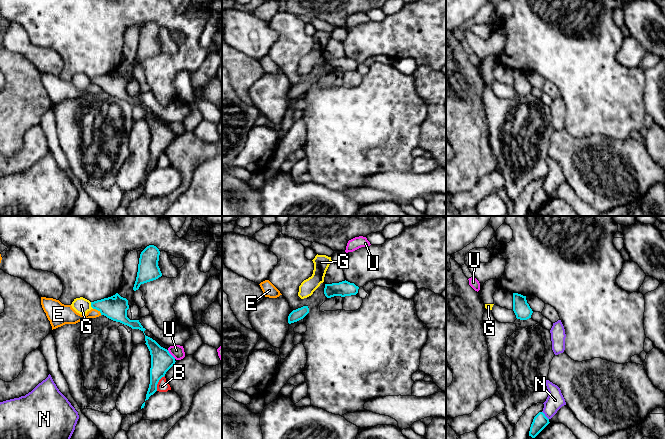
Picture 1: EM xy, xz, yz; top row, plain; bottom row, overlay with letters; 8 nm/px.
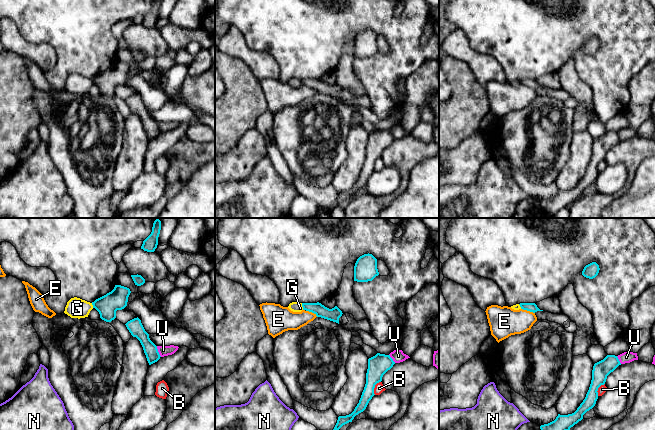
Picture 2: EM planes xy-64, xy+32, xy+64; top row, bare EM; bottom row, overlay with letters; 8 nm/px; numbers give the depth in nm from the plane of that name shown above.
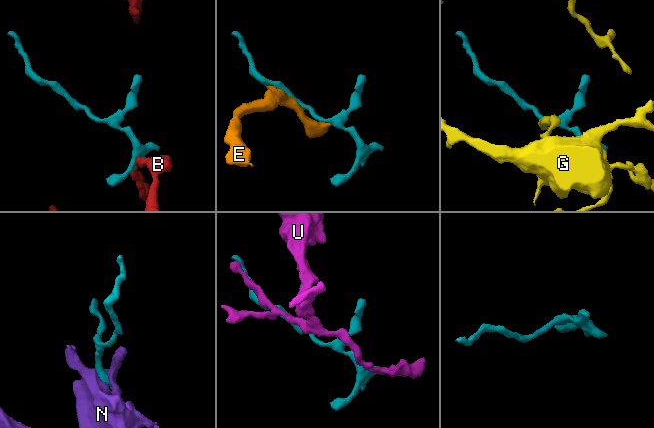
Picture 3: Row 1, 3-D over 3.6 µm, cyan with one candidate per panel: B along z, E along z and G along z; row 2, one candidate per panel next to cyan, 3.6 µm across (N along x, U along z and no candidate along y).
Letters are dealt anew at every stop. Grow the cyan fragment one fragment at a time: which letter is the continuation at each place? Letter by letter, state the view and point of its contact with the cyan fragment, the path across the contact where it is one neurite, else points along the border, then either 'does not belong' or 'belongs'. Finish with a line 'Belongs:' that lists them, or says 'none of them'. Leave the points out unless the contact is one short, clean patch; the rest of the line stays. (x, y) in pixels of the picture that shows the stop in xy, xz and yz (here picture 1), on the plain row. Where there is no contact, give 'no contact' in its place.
B: meets cyan in xy at (157, 159); border along xy (164, 151), (159, 156), (156, 166); does not belong
E: meets cyan in xy at (97, 85); does not belong
G: meets cyan in xy at (91, 81); border along xy (90, 78), (93, 84); does not belong
N: meets cyan in yz at (544, 191); border along yz (542, 187), (548, 195); does not belong
U: meets cyan in xy at (170, 130); does not belong
Belongs: none of them

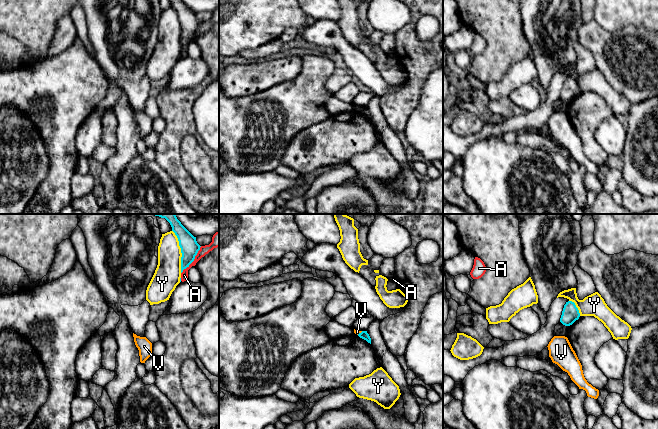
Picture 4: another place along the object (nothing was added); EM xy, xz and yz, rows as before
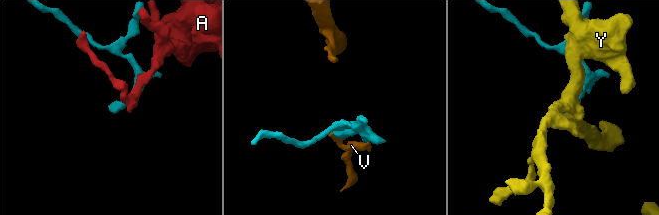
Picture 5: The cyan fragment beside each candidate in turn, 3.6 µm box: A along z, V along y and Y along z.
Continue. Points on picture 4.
A: meets cyan in xy at (193, 36); border along xy (201, 22), (195, 34), (181, 49); does not belong
V: meets cyan in xz at (359, 109); border along xz (362, 107), (357, 110); does not belong
Y: meets cyan in xy at (181, 27); does not belong
Belongs: none of them

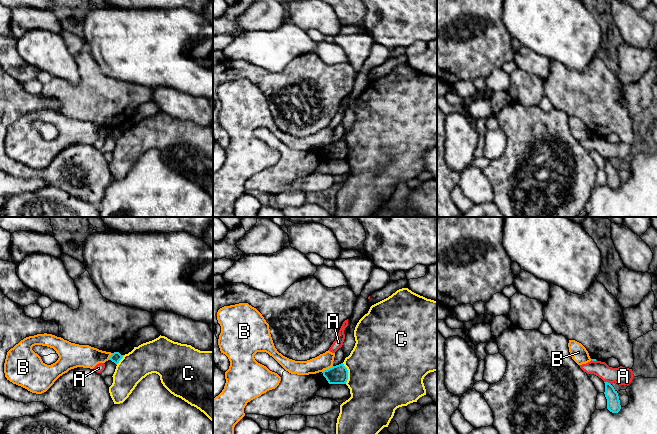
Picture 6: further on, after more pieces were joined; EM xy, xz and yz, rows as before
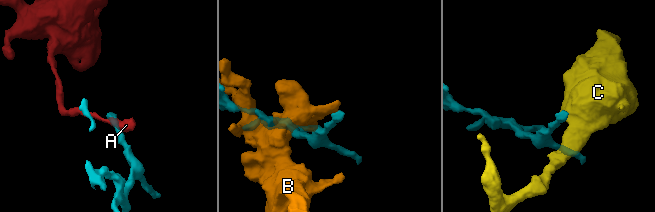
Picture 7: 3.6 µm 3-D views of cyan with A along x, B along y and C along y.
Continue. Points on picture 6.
A: meets cyan in yz at (607, 158); border along yz (604, 157), (610, 160); does not belong
B: meets cyan in xz at (327, 145); border along xz (333, 142), (322, 148); does not belong
C: meets cyan in xz at (347, 149); border along xz (342, 139), (347, 146), (346, 159); does not belong
Belongs: none of them

